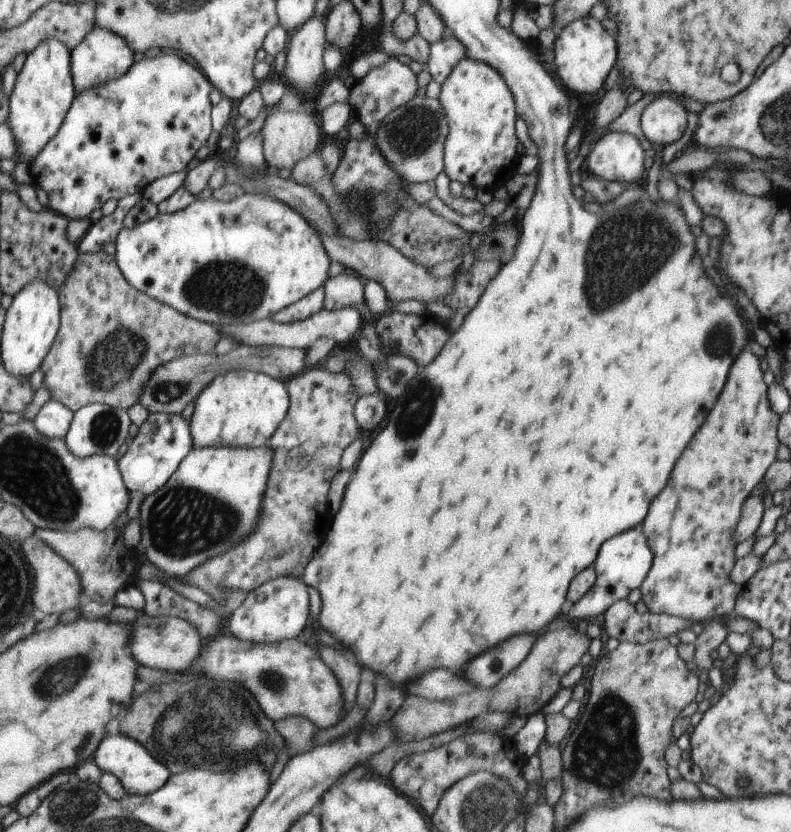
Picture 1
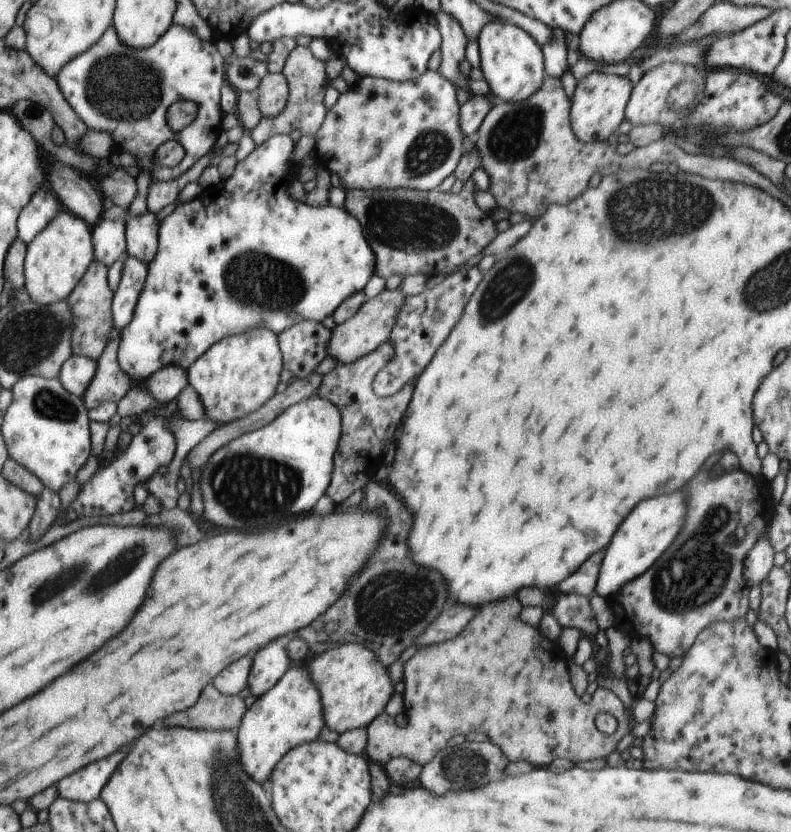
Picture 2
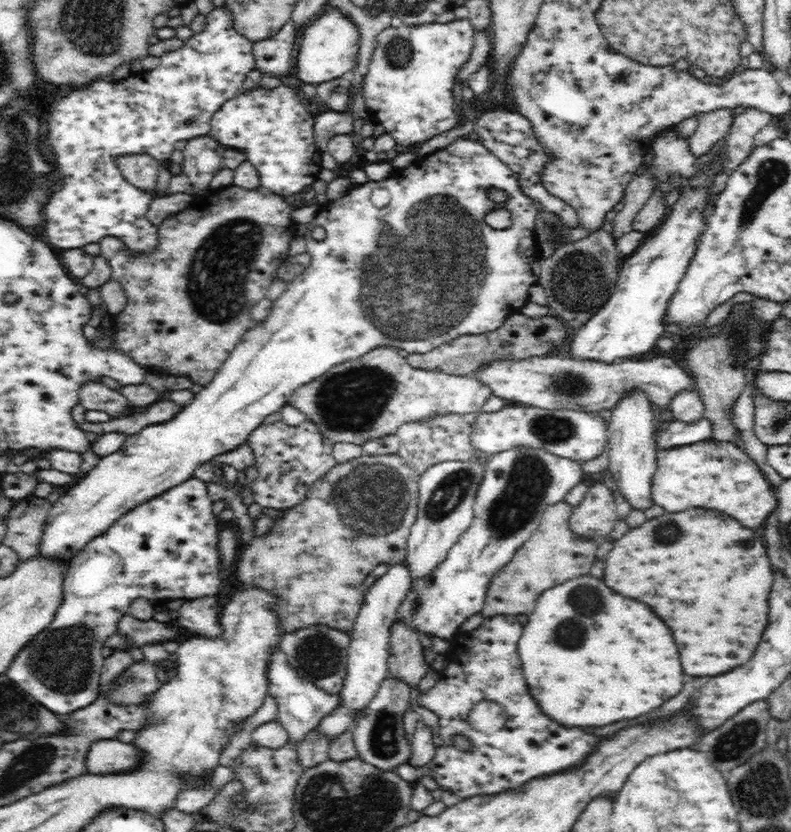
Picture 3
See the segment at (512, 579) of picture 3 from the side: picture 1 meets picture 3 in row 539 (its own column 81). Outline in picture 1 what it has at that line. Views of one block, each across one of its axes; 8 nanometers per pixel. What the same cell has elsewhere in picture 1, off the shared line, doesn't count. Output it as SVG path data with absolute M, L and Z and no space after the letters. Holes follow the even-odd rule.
M122 514L114 526L108 526L106 530L94 528L78 528L74 532L64 530L50 530L50 528L35 528L35 536L42 542L46 542L50 548L55 549L64 560L69 561L80 575L80 586L82 586L82 597L84 600L92 600L100 604L108 604L114 599L120 590L133 584L137 571L144 563L150 563L148 556L137 549L130 549L124 545L122 532L117 528L124 528L128 522L128 516Z

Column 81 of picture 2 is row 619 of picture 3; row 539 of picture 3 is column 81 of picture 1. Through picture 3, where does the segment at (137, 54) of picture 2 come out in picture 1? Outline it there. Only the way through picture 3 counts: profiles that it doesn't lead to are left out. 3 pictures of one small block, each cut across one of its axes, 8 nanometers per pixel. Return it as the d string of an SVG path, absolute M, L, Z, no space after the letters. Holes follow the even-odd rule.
M164 51L162 54L153 58L144 57L139 62L136 62L126 75L115 81L97 88L88 88L88 90L84 90L80 94L75 94L70 110L68 110L64 122L62 122L58 132L56 132L56 136L52 140L48 140L48 144L40 150L40 154L29 163L29 173L33 180L32 182L37 188L43 188L48 195L48 208L64 215L69 220L71 218L88 219L88 214L98 208L102 208L106 200L114 198L114 200L119 201L125 196L132 196L132 194L140 195L155 180L163 176L176 174L176 172L182 172L186 168L186 164L194 158L196 150L202 148L202 144L206 142L206 138L212 132L212 124L210 124L210 108L212 106L210 106L210 100L208 100L210 88L212 88L210 82L202 76L202 72L198 68L194 68L188 62L184 62L182 58L178 58L176 52L168 54L167 51Z

